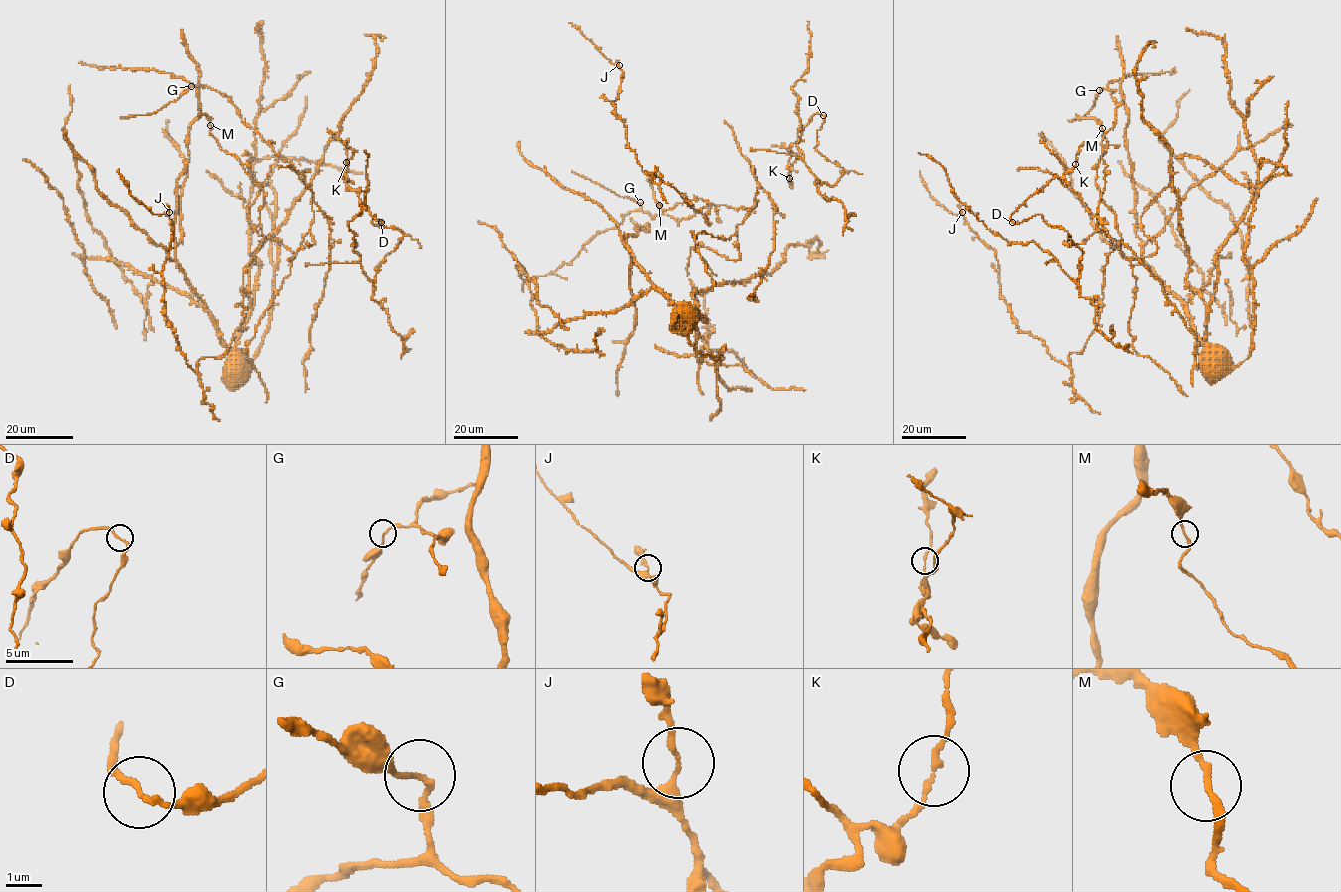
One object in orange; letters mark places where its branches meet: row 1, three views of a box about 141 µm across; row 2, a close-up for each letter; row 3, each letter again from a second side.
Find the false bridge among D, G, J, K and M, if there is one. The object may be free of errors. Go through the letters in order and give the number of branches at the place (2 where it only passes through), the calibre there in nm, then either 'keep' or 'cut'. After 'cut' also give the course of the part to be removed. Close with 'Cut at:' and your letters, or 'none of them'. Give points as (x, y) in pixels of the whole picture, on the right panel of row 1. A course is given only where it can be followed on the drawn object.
D: 2 branches meet; 170 nm thick; keep
G: 2 branches meet; 140 nm thick; cut; foreign part runs (1099, 90), (1083, 117), (1068, 121)
J: 2 branches meet; 160 nm thick; keep
K: 2 branches meet; 150 nm thick; keep
M: 2 branches meet; 180 nm thick; keep
Cut at: G

